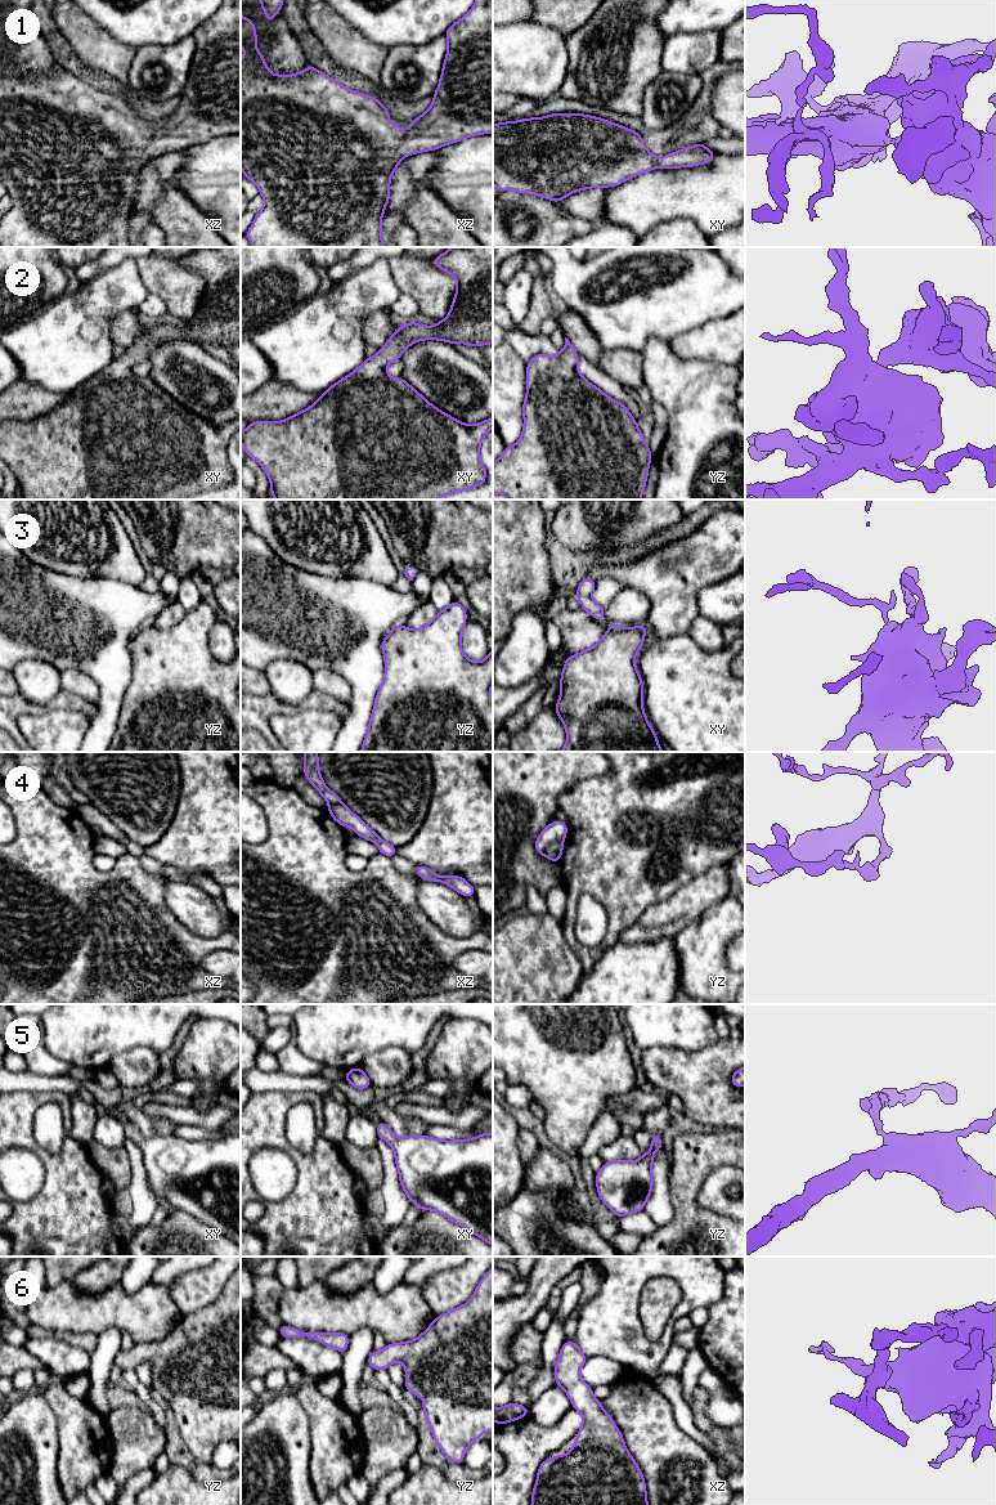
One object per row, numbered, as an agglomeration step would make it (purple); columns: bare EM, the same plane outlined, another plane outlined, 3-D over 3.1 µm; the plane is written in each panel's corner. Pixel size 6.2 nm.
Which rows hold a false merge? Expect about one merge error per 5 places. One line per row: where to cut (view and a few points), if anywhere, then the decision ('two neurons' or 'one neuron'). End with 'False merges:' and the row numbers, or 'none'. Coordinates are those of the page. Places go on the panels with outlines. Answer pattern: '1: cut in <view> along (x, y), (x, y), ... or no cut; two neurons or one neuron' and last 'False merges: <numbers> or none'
1: no cut; one neuron
2: no cut; one neuron
3: cut in xy along (624, 628), (610, 631); two neurons
4: cut in yz along (561, 841), (553, 841), (543, 854); two neurons
5: no cut; one neuron
6: no cut; one neuron
False merges: 3, 4

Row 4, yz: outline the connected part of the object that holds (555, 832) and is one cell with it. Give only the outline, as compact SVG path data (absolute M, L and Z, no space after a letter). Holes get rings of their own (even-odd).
M555 820L548 824L535 839L535 851L544 855L546 848L553 842L562 842L567 834L567 824Z

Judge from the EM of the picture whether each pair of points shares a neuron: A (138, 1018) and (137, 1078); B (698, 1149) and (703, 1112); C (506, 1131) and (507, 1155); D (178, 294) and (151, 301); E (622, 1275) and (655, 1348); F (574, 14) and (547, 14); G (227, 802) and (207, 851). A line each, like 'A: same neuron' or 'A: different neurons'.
A: different neurons
B: different neurons
C: same neuron
D: different neurons
E: same neuron
F: same neuron
G: same neuron

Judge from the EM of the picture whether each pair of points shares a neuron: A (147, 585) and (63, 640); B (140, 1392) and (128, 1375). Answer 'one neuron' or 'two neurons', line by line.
A: two neurons
B: one neuron

